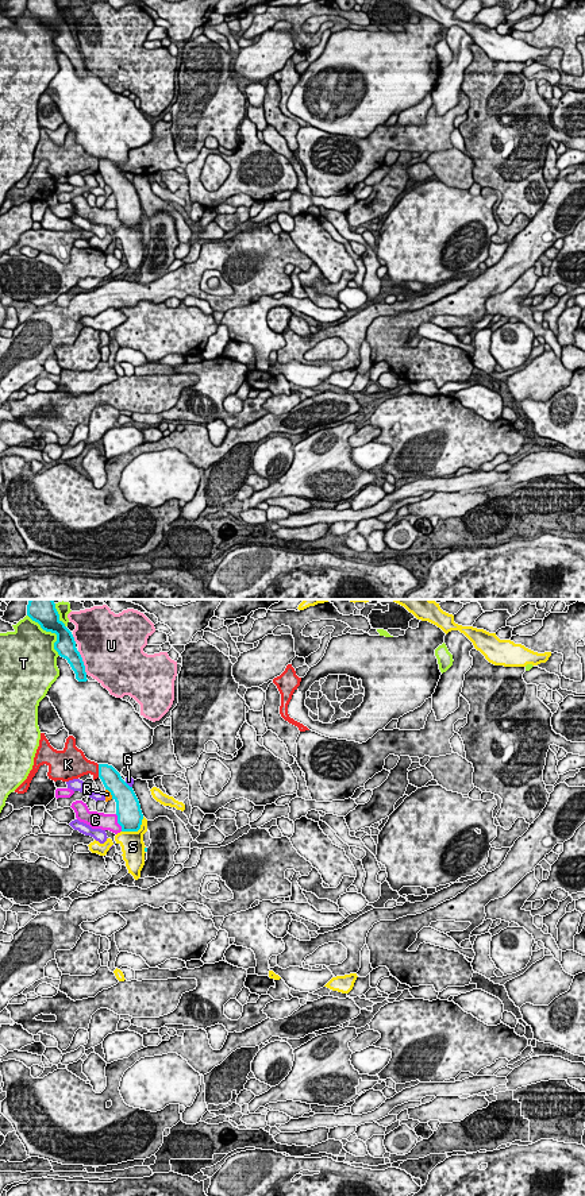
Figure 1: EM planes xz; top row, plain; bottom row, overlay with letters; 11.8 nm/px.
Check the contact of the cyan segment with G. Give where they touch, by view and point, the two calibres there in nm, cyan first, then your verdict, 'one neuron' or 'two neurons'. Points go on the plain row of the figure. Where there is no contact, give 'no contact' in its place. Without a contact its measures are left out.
contact xz (127, 180); calibres 280 and 90 nm; two neurons

